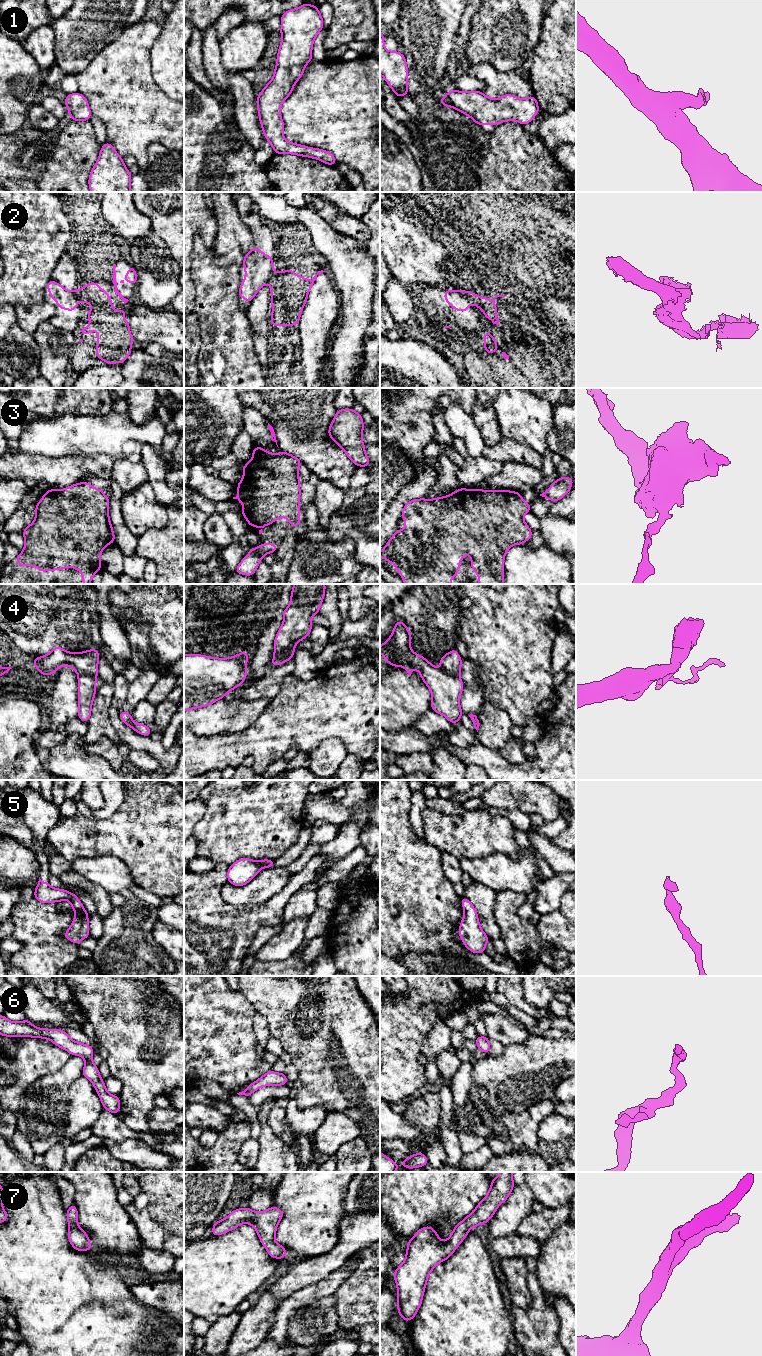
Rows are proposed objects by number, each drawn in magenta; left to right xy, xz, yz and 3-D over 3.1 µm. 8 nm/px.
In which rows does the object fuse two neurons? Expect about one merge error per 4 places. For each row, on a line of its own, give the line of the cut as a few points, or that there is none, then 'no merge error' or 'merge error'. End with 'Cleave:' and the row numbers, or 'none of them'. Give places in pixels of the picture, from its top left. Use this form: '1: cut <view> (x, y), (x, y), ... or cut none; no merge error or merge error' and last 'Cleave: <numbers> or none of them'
1: cut none; no merge error
2: cut xz (273, 273), (267, 282); merge error
3: cut none; no merge error
4: cut xz (293, 646), (282, 654), (274, 654); merge error
5: cut none; no merge error
6: cut none; no merge error
7: cut none; no merge error
Cleave: 2, 4

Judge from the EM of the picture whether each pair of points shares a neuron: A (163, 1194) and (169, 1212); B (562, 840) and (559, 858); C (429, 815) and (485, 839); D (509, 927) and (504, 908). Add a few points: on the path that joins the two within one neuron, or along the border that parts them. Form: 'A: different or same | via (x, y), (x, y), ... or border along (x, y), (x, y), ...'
A: same | via (167, 1198), (169, 1200), (169, 1208)
B: different | border along (550, 840), (565, 850)
C: same | via (443, 829), (447, 833), (471, 835)
D: same | via (509, 922), (505, 913)

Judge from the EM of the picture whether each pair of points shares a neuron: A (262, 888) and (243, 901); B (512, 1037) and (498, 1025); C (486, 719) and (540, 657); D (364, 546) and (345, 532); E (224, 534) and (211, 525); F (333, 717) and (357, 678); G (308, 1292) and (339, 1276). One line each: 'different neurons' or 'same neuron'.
A: same neuron
B: same neuron
C: different neurons
D: same neuron
E: same neuron
F: same neuron
G: same neuron

